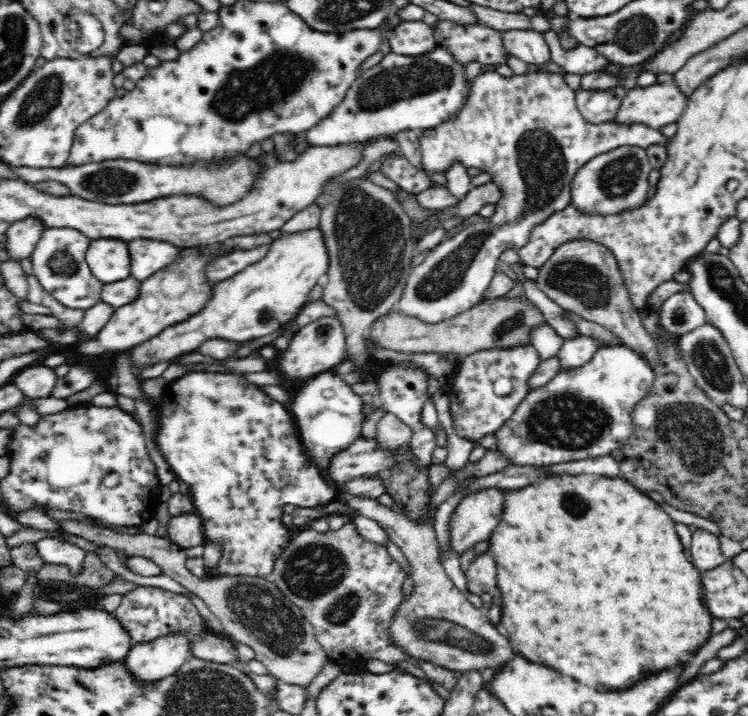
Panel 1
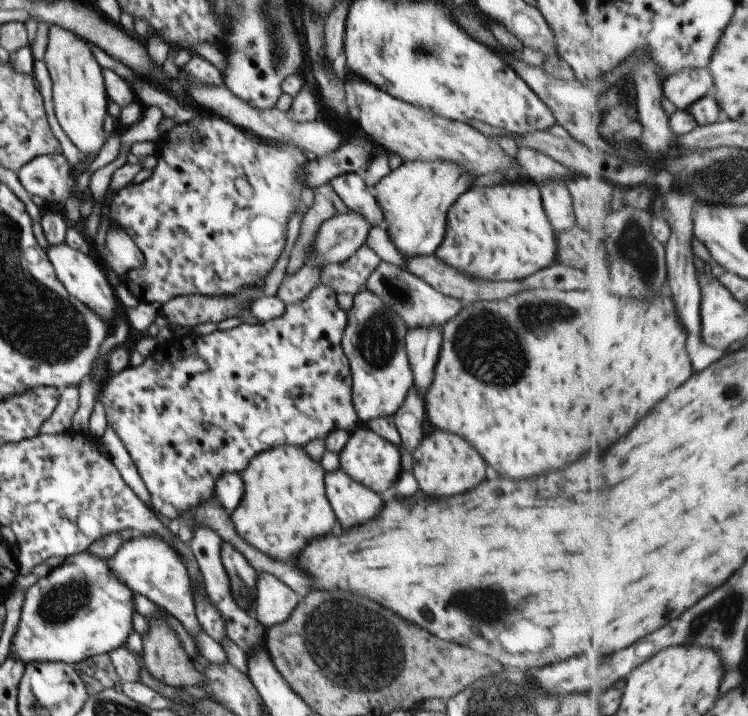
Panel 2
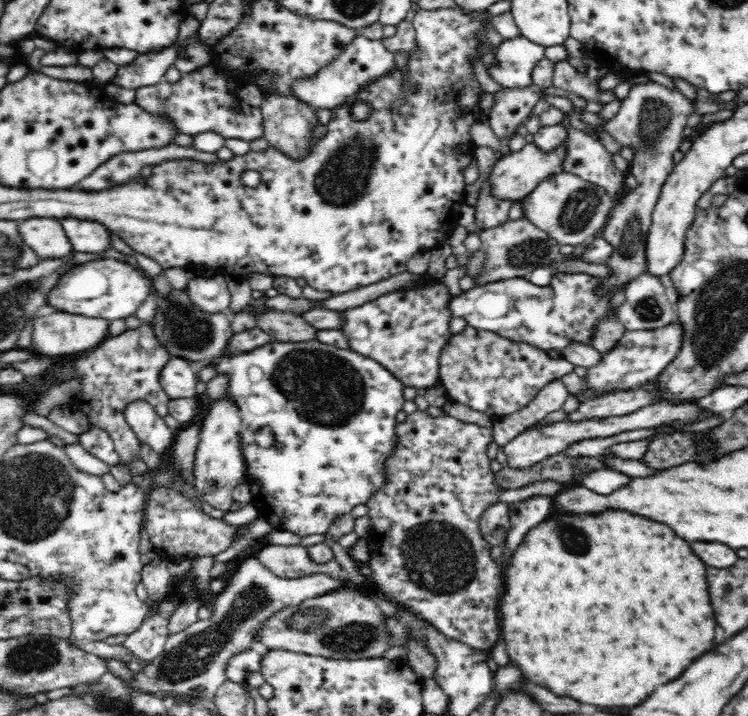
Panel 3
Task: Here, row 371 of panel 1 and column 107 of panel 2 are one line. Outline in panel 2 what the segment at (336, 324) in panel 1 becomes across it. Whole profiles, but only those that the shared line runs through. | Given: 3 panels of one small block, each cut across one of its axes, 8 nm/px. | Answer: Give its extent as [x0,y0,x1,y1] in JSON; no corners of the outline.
[45,242,119,330]

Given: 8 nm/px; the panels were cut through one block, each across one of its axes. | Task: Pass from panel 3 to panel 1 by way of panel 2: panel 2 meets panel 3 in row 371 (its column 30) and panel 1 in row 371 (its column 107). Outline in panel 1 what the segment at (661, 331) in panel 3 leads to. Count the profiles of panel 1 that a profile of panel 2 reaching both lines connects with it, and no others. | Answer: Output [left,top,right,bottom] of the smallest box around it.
[493,346,655,466]

